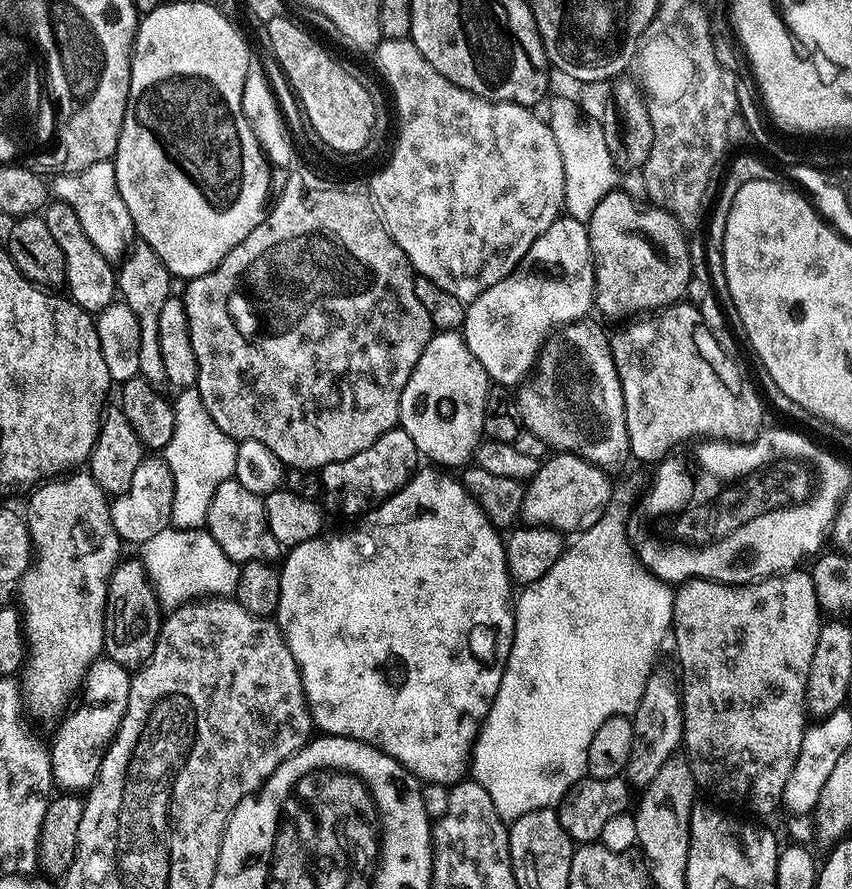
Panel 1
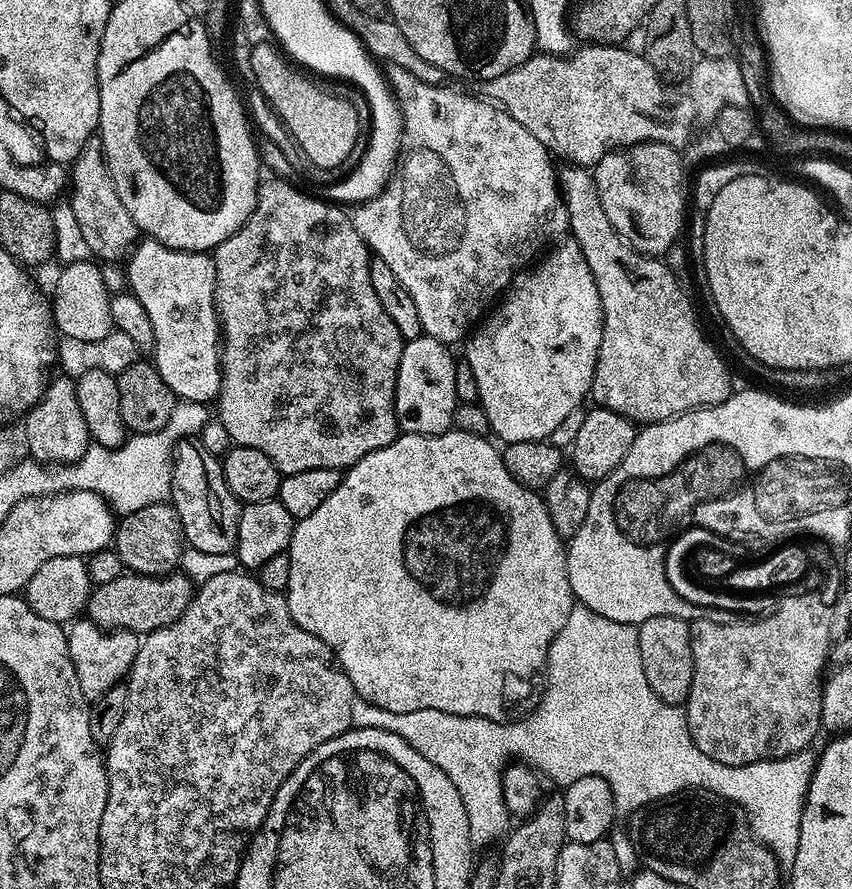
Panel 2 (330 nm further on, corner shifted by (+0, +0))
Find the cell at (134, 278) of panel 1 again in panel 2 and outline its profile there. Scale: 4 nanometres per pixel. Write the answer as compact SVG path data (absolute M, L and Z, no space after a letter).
M93 138L82 146L78 158L74 158L70 165L70 203L74 210L74 219L78 227L82 229L82 238L86 241L89 253L100 262L120 262L129 255L130 249L137 243L138 229L134 218L130 218L130 210L126 210L122 198L118 198L118 190L114 186L114 178L108 169L108 163L104 161L104 147L99 139Z

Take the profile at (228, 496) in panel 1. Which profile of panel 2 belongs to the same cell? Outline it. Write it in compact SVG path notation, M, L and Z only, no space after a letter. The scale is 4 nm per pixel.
M185 438L176 444L172 453L170 503L178 510L187 547L211 554L228 554L235 549L242 505L230 486L226 486L223 463L203 448L199 439Z

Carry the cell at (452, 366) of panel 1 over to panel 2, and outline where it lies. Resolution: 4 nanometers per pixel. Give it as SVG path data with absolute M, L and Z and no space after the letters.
M419 336L417 340L407 341L402 350L402 362L396 375L396 423L401 433L417 432L423 436L437 436L439 432L453 427L452 419L458 403L454 394L454 374L457 361L452 360L449 345L429 336Z

